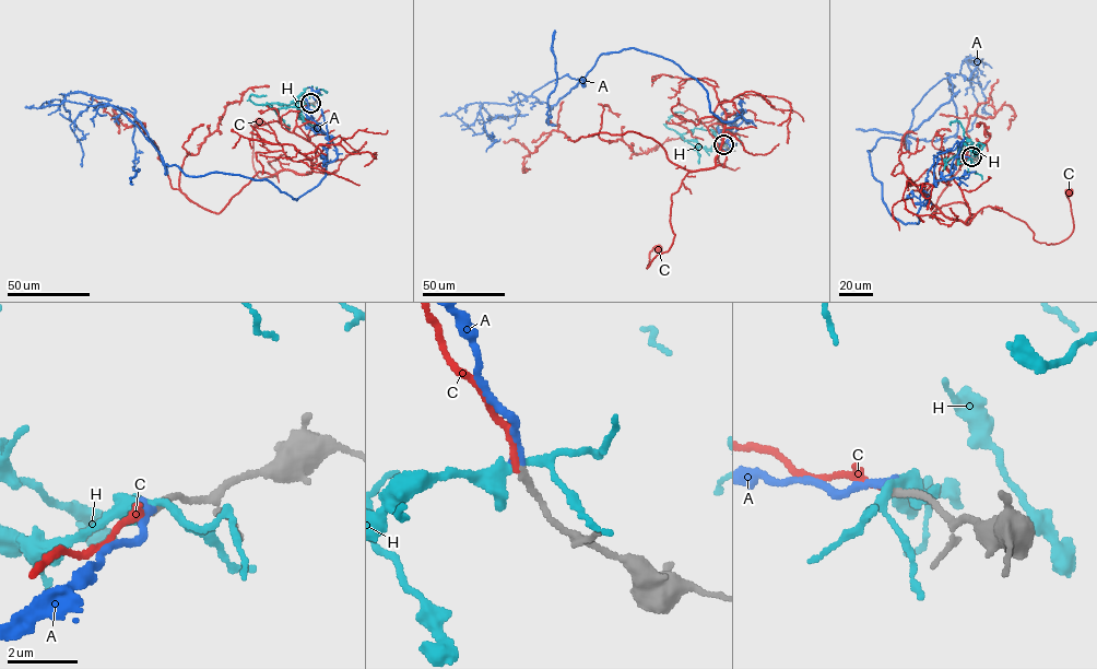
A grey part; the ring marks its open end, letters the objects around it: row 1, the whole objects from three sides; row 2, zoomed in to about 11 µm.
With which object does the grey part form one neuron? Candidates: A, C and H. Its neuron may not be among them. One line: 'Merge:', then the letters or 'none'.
Merge: A

